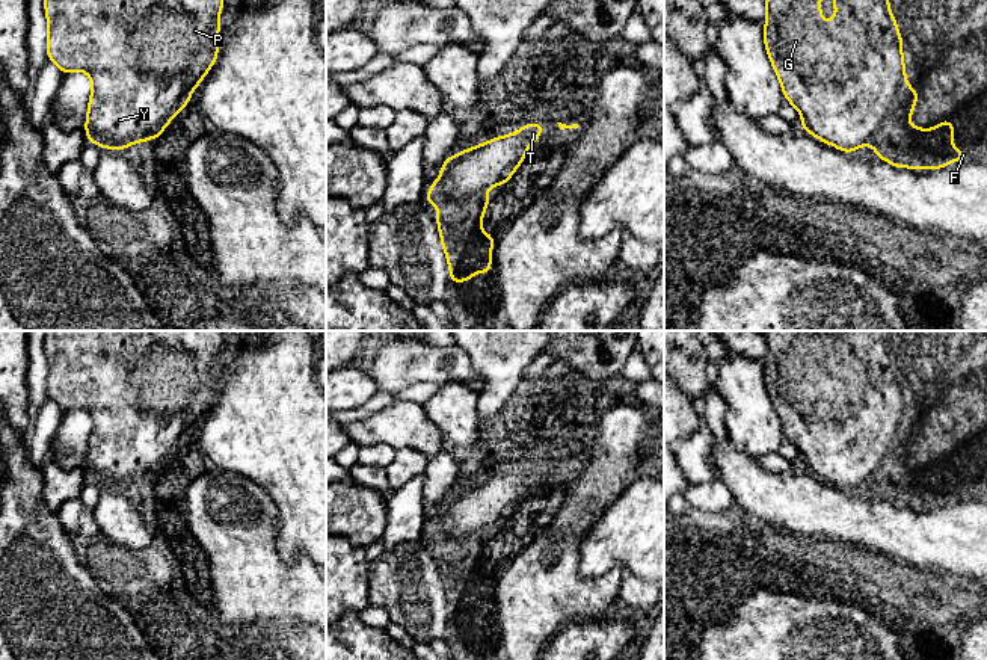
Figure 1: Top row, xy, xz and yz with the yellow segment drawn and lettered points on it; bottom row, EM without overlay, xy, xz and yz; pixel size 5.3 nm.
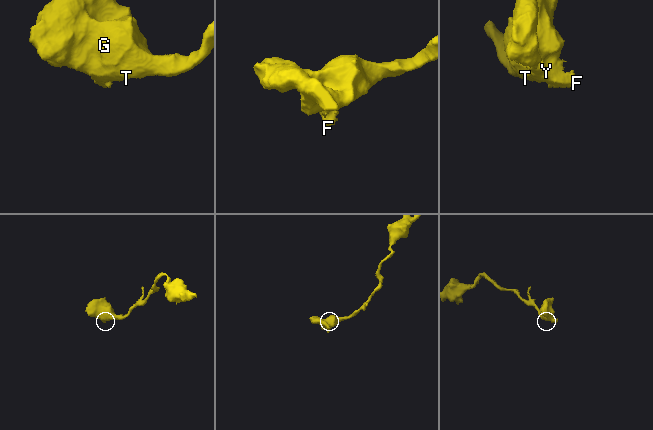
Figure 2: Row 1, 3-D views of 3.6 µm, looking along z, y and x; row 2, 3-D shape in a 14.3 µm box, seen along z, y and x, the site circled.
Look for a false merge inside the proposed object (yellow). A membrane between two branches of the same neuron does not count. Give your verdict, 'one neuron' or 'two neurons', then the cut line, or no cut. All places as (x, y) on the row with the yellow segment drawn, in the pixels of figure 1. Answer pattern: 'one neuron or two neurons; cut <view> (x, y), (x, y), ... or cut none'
two neurons; cut xy (163, 129), (126, 139), (107, 139), (92, 130), (86, 133)

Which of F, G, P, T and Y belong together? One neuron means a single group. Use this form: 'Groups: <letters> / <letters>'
Groups: F / G P T Y

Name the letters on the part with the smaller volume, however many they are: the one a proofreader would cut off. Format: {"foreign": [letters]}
{"foreign": ["F"]}

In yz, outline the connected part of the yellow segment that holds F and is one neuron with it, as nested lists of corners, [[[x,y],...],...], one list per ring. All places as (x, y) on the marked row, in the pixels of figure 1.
[[[904,80],[890,110],[863,145],[872,145],[875,157],[889,162],[893,168],[942,169],[949,162],[966,160],[967,151],[957,151],[951,145],[955,134],[951,118],[936,124],[931,130],[909,124],[918,100],[919,91],[910,88]]]

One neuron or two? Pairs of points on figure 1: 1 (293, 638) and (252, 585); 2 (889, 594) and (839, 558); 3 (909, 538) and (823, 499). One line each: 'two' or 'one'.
1: two
2: one
3: one

